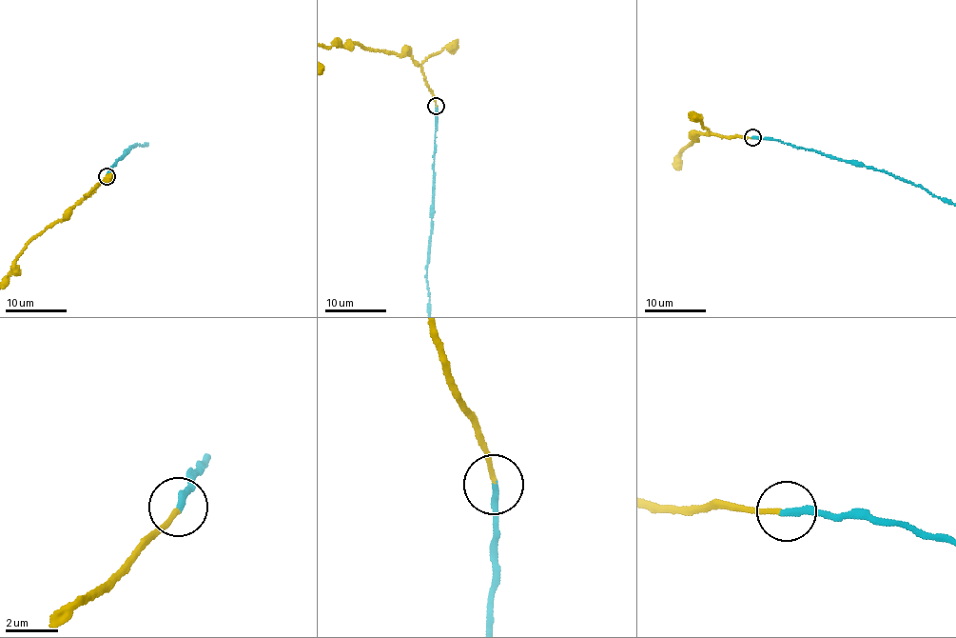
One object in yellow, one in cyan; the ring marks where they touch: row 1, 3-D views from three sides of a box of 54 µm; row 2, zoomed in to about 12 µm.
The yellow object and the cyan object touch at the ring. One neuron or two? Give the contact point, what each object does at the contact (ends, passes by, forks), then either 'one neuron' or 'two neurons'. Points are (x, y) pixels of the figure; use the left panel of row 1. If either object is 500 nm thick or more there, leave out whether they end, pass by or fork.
(107, 176) | yellow ends | cyan ends | one neuron

